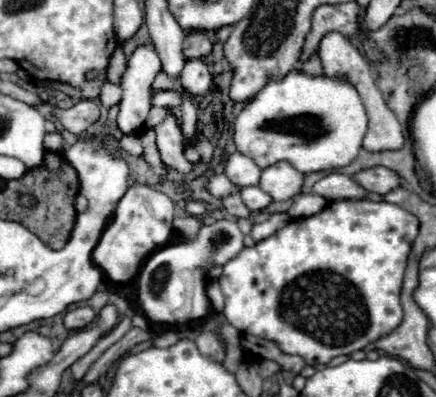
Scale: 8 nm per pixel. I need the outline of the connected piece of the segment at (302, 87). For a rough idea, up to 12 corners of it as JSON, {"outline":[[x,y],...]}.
{"outline":[[346,76],[270,78],[234,120],[260,168],[348,166],[366,112]]}

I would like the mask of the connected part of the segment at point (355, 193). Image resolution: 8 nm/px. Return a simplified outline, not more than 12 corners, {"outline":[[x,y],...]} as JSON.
{"outline":[[340,172],[324,176],[312,192],[328,202],[342,198],[362,200],[360,190],[350,176]]}

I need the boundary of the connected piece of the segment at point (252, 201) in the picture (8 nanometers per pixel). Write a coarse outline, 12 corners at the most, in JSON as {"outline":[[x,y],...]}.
{"outline":[[260,186],[240,188],[244,204],[252,212],[268,208],[270,194]]}

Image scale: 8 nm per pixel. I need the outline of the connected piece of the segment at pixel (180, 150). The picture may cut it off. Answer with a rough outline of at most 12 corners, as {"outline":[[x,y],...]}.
{"outline":[[176,118],[156,126],[156,148],[166,166],[186,174],[194,168],[184,158]]}

